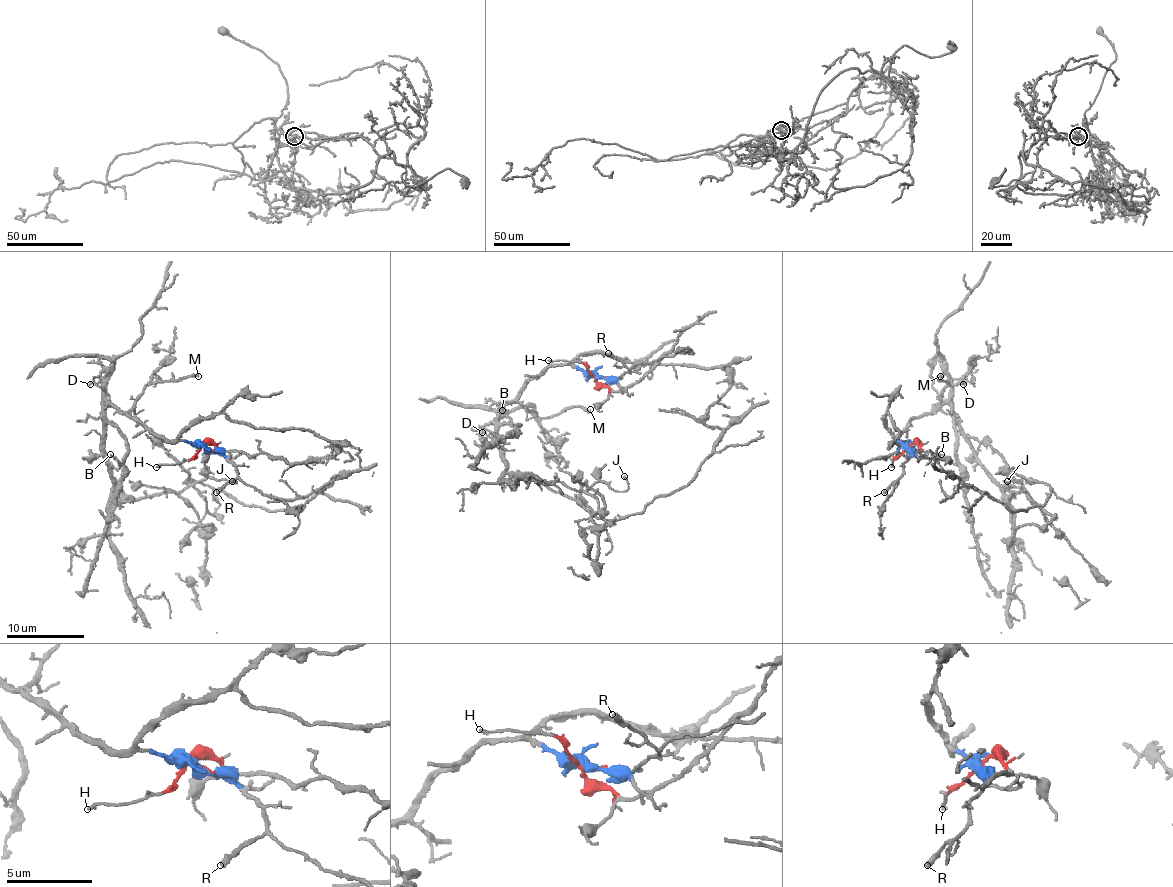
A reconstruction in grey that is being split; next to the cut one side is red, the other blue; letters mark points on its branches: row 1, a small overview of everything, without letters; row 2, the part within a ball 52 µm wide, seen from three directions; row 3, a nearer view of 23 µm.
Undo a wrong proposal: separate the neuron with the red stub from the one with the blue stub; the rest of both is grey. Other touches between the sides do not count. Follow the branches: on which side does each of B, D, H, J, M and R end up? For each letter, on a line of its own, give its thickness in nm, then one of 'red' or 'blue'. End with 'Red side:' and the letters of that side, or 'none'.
B: 150 nm thick; blue
D: 140 nm thick; blue
H: 150 nm thick; red
J: 130 nm thick; blue
M: 220 nm thick; blue
R: 320 nm thick; blue
Red side: H

